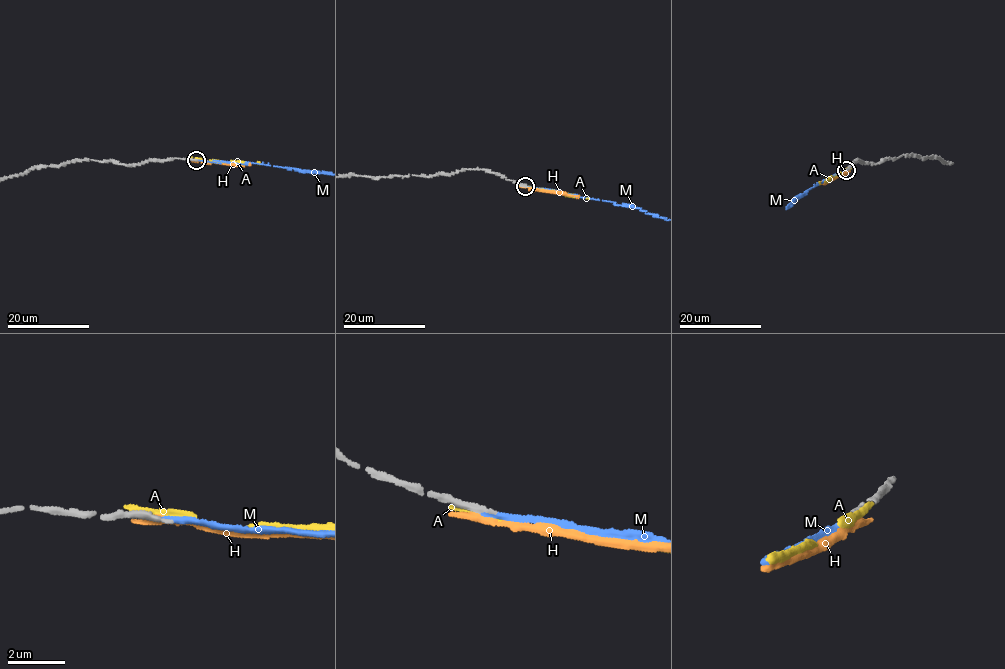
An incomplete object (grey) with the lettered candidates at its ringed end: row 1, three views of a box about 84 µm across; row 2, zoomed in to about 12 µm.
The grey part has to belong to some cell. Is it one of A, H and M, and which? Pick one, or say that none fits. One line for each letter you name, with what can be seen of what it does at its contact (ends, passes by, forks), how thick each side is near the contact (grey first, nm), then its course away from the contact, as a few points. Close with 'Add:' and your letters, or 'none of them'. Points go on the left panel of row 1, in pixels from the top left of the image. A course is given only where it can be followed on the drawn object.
M: it ends | 200/200 nm
Add: M

